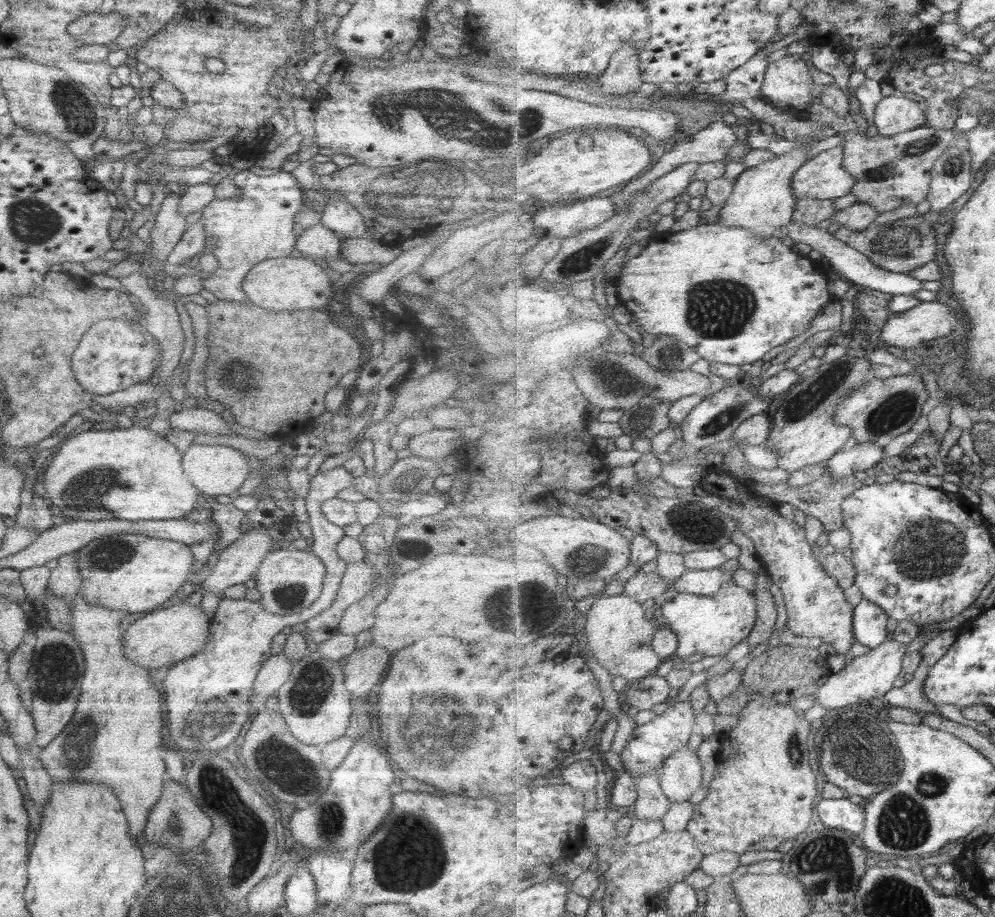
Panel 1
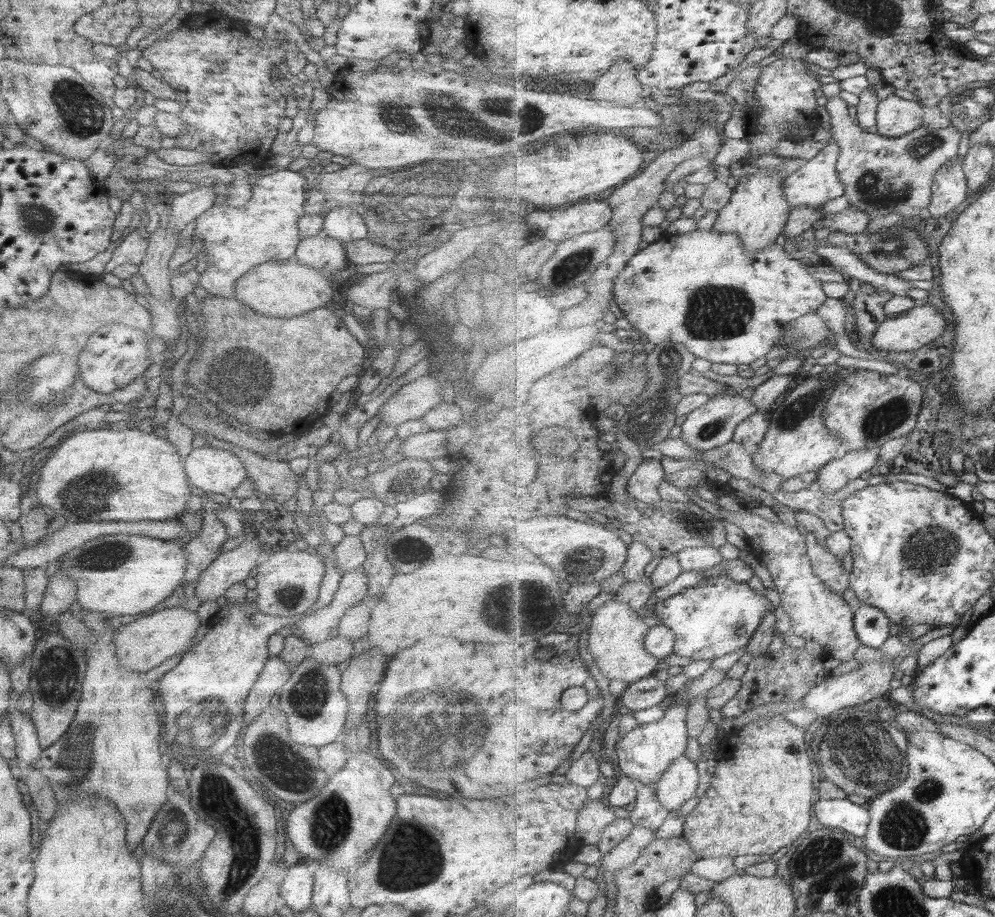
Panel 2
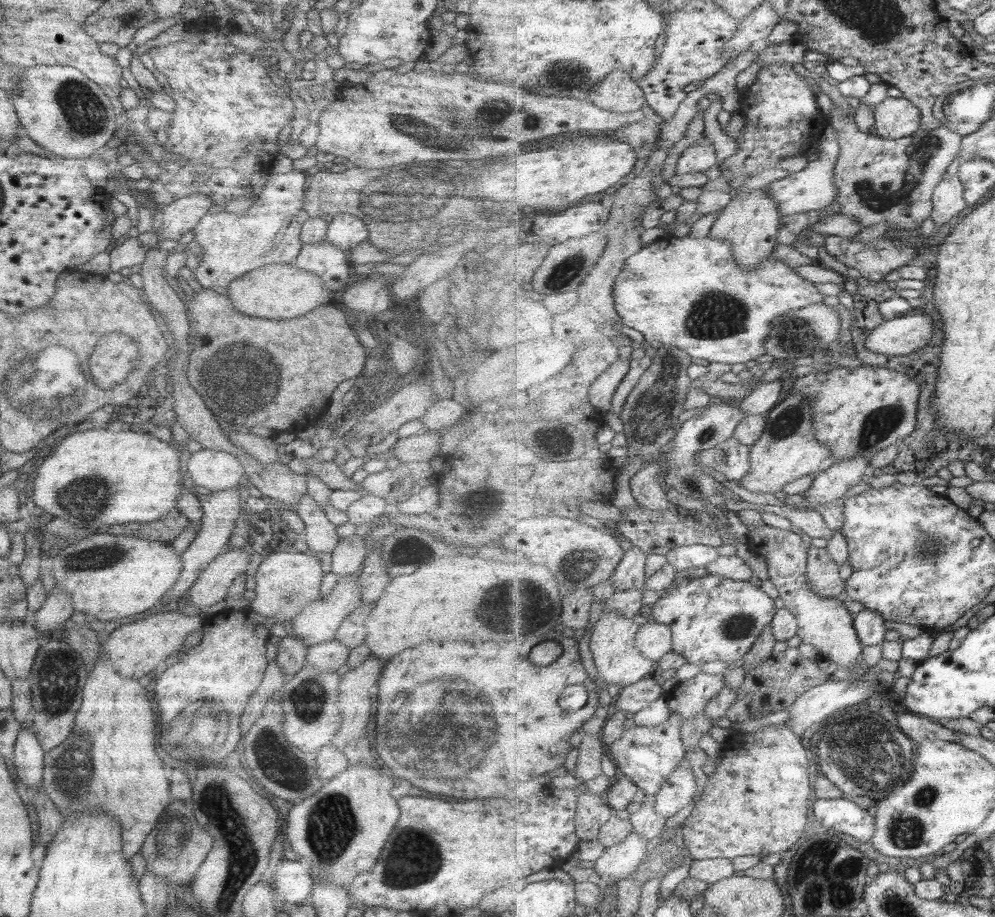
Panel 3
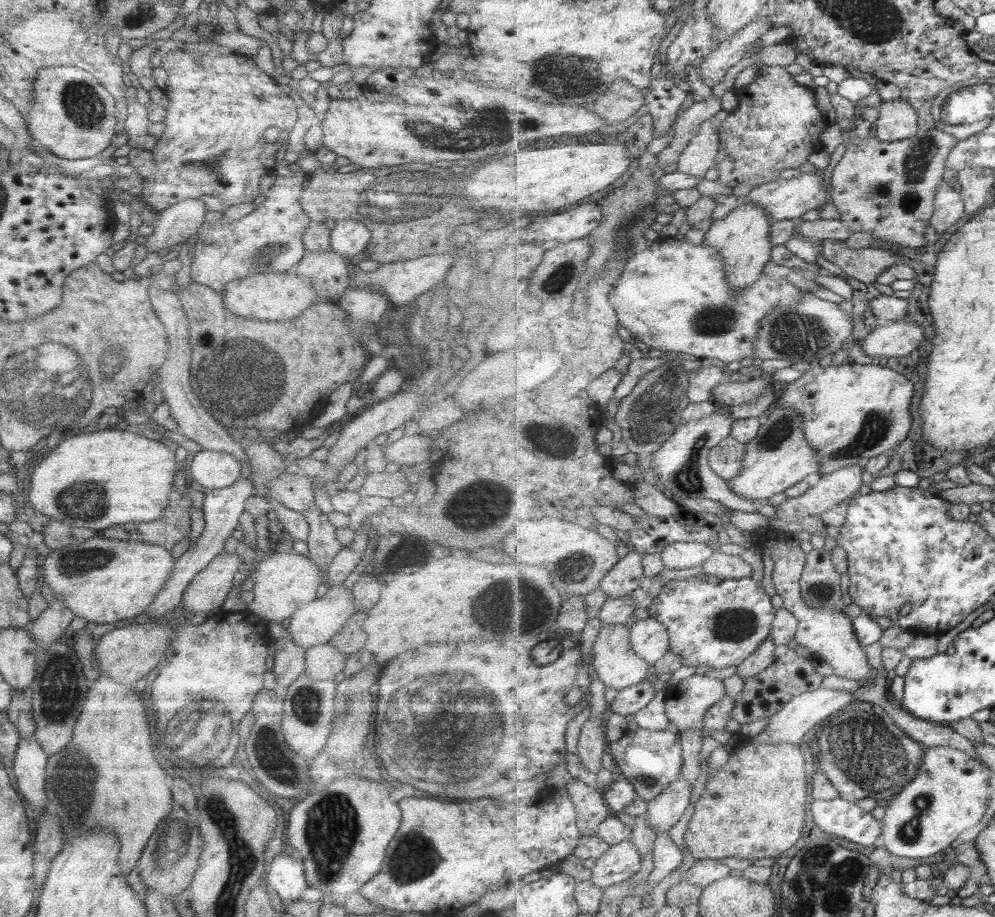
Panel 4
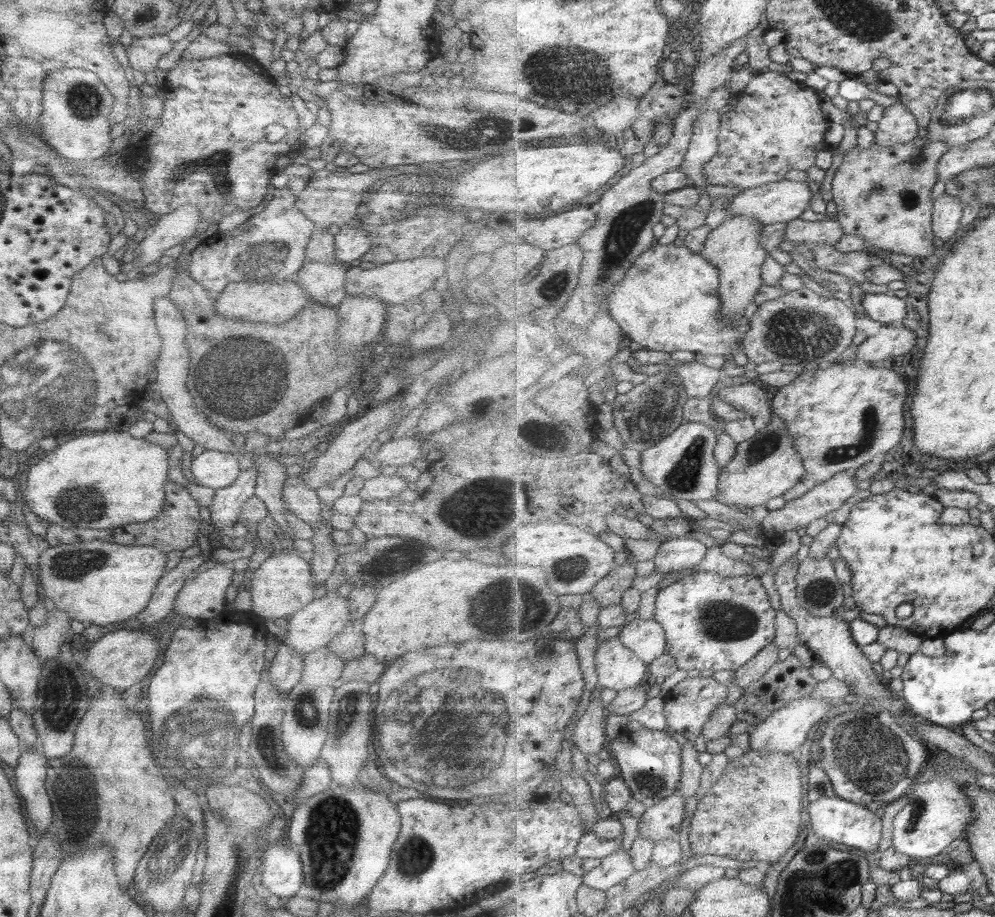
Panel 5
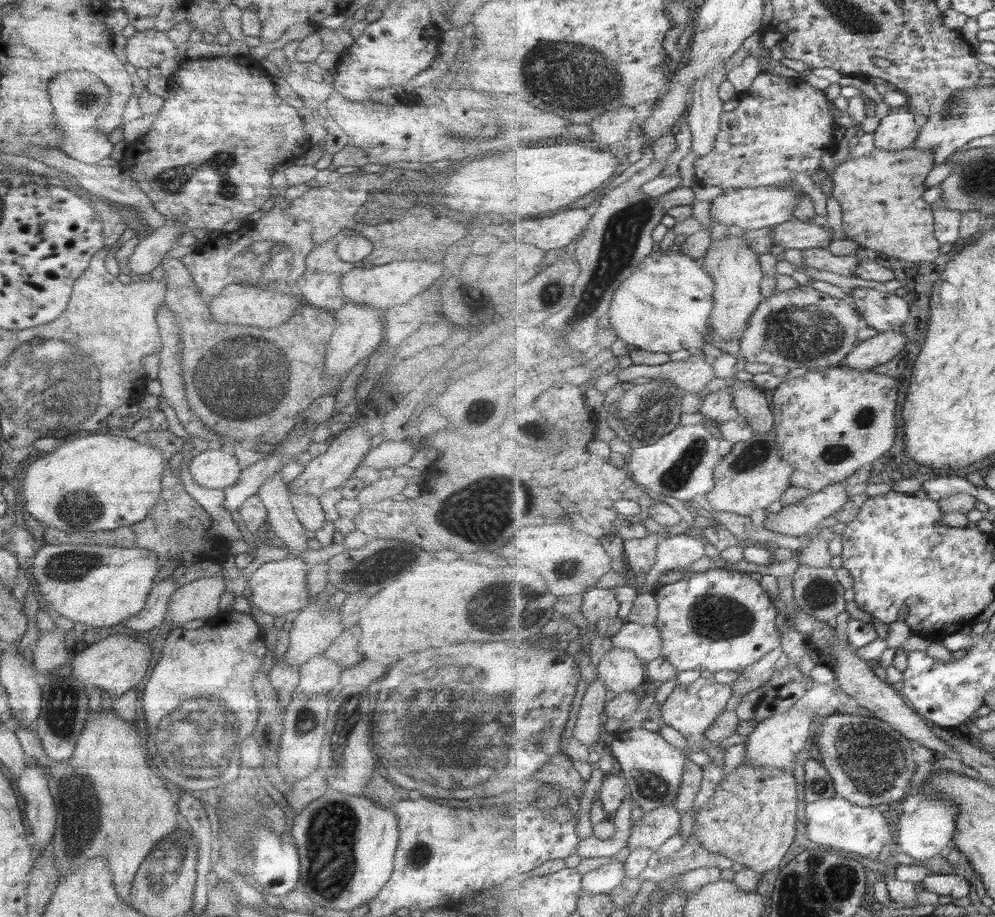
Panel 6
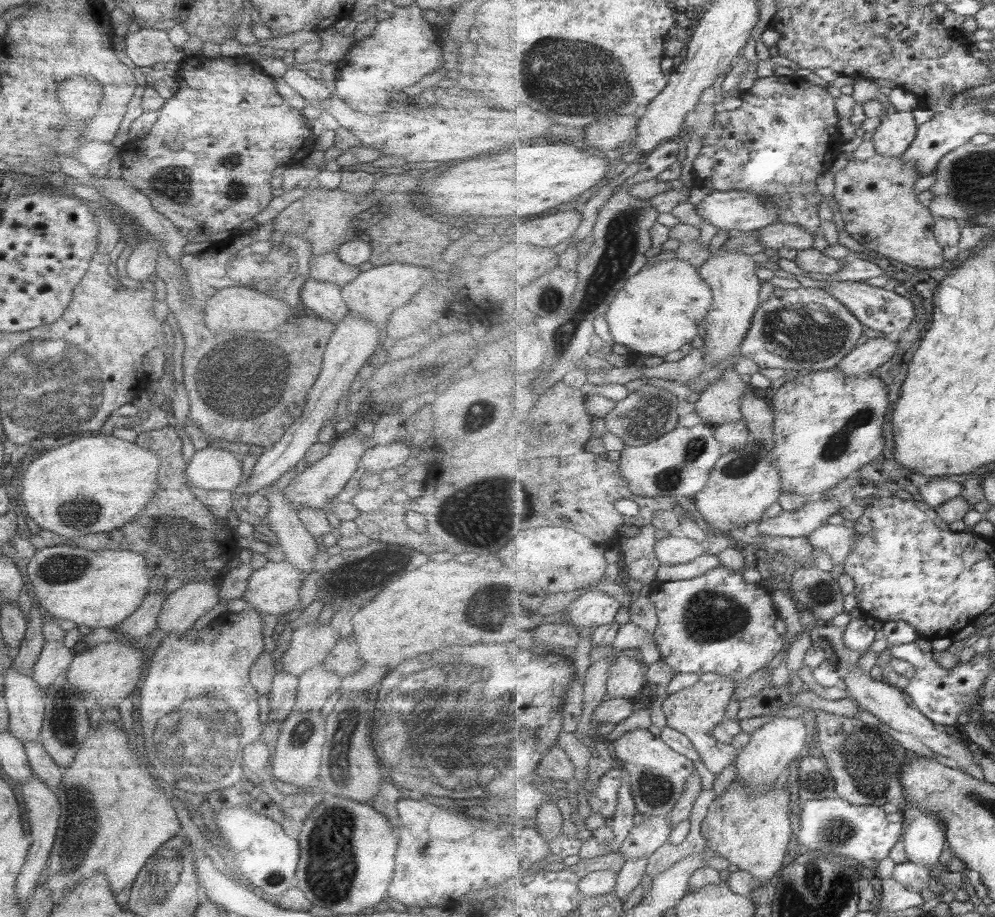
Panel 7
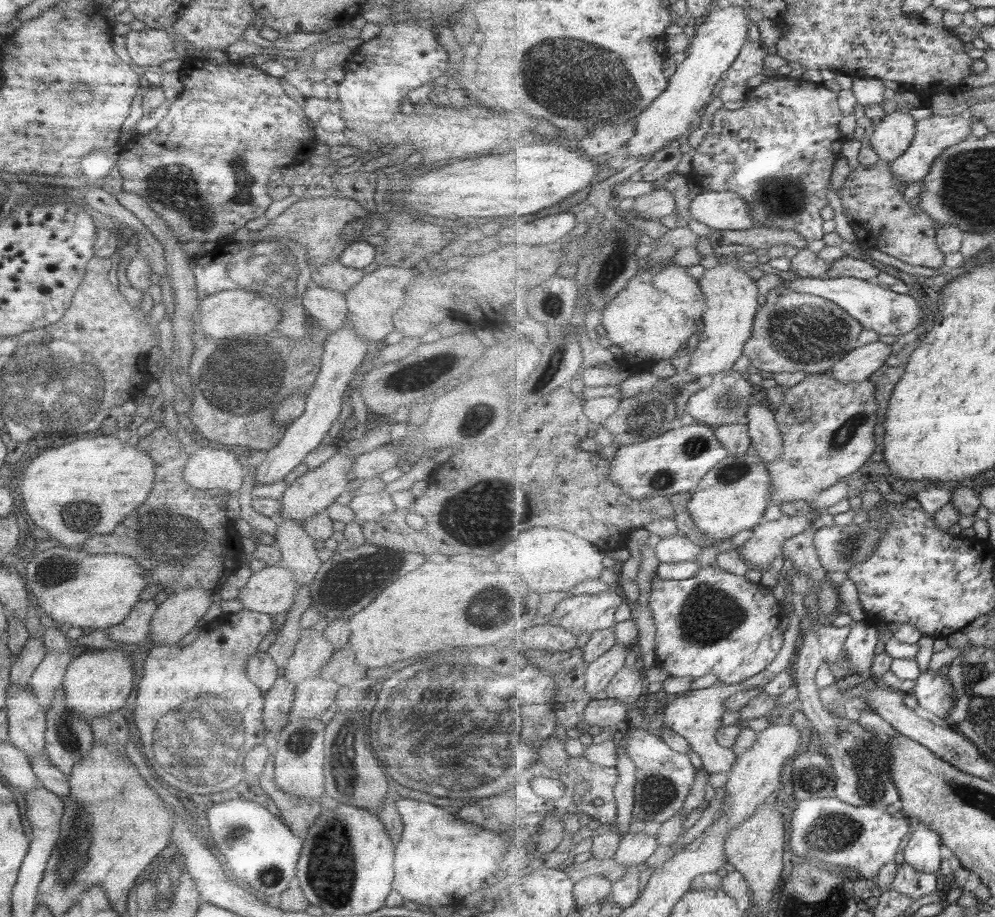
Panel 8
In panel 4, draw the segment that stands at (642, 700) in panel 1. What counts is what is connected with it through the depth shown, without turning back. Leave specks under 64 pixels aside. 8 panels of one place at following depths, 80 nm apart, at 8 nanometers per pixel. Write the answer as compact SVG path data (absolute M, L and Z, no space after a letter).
M653 679L621 689L610 706L610 713L627 715L632 718L637 712L649 706L656 694Z

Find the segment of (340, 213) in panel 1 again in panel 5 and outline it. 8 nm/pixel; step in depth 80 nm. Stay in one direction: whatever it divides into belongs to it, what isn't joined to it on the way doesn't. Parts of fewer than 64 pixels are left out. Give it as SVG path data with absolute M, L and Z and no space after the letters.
M343 225L333 236L334 258L339 264L349 264L369 251L370 241L365 230Z

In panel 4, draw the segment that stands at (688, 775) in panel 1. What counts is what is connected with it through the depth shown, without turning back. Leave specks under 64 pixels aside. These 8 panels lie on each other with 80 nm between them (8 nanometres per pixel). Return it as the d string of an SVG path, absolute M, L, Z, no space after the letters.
M683 775L660 797L647 803L648 820L656 827L656 832L669 832L685 814L691 804L691 790Z

